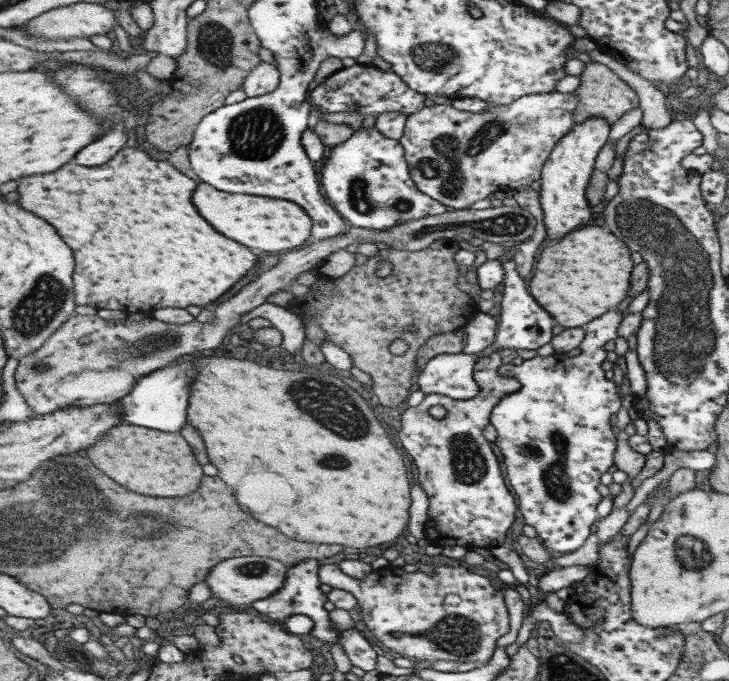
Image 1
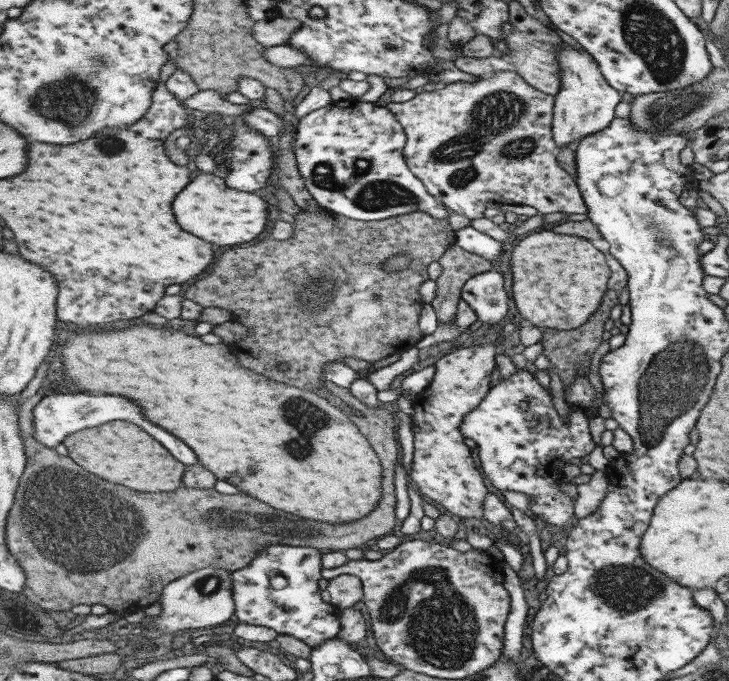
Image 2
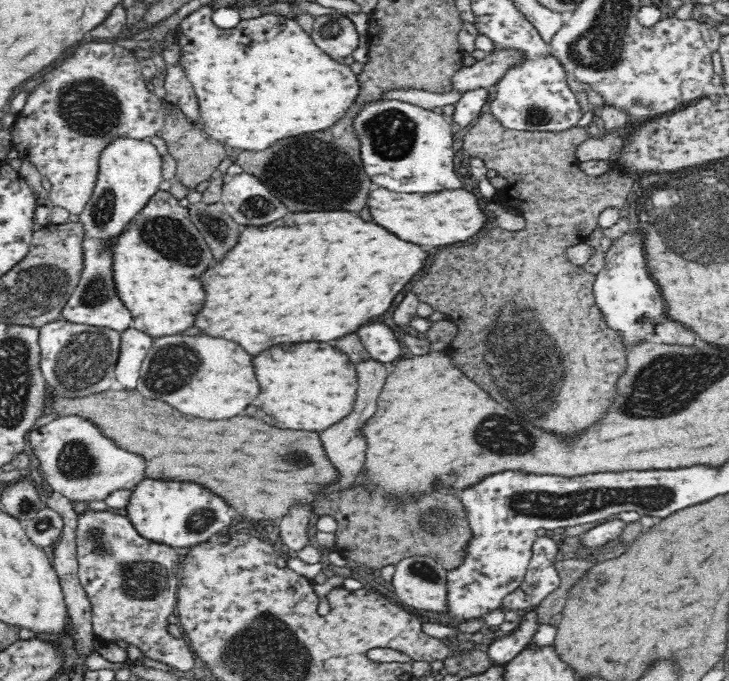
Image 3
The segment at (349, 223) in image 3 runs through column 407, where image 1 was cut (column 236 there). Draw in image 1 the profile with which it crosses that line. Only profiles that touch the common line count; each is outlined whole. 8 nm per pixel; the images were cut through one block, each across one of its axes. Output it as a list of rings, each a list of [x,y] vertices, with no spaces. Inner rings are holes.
[[[127,148],[121,150],[113,162],[109,162],[107,166],[97,166],[97,168],[87,168],[87,166],[79,166],[79,164],[67,164],[63,166],[63,170],[55,170],[51,174],[37,174],[31,178],[23,178],[19,192],[21,192],[21,204],[39,214],[41,218],[47,218],[65,238],[65,242],[75,250],[75,258],[77,258],[77,266],[73,270],[73,284],[75,284],[75,302],[77,305],[86,305],[98,308],[117,309],[125,313],[128,312],[143,312],[148,315],[161,308],[173,306],[173,308],[189,308],[189,306],[209,306],[213,302],[217,302],[219,298],[223,298],[235,284],[239,284],[247,272],[251,272],[253,268],[258,266],[257,254],[241,244],[235,242],[231,238],[227,238],[225,234],[217,232],[213,228],[213,224],[209,224],[199,210],[193,204],[193,194],[197,190],[197,182],[187,178],[185,174],[181,174],[171,162],[157,162],[153,160],[147,152],[141,152],[139,148]]]

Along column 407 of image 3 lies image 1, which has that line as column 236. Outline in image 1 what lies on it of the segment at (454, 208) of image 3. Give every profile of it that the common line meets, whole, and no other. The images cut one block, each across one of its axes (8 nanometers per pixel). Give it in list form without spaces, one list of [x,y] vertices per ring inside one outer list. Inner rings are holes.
[[[209,184],[199,186],[199,194],[195,194],[195,204],[199,206],[199,212],[223,234],[229,238],[235,238],[237,242],[243,242],[251,248],[261,248],[269,253],[281,254],[305,247],[312,239],[314,218],[299,203],[281,198],[269,198],[265,196],[251,196],[251,194],[227,194],[221,192]]]

